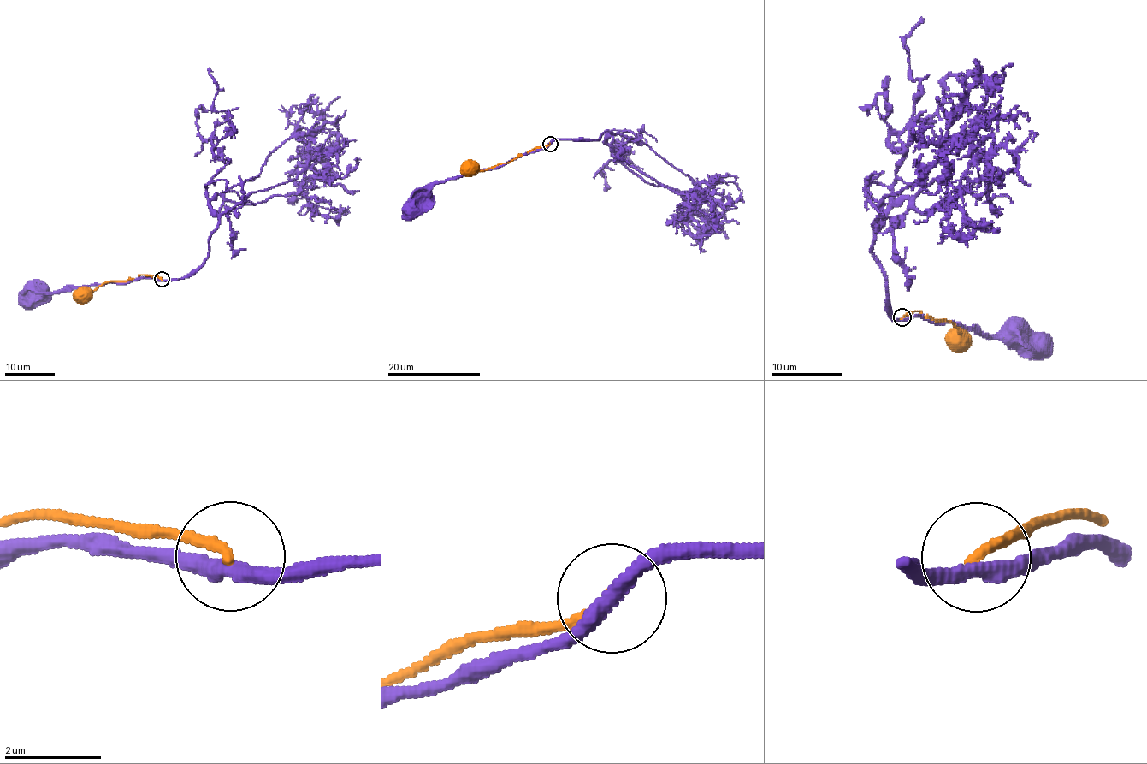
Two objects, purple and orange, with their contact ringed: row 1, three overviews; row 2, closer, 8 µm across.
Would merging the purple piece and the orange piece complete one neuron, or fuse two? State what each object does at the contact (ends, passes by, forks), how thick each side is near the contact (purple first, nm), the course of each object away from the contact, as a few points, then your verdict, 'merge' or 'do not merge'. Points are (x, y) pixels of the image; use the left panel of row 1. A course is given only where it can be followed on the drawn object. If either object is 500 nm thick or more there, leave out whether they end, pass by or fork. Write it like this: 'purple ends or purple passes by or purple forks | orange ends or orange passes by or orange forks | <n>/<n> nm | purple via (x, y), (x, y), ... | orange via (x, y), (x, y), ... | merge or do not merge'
purple passes by | orange ends | 320/240 nm | purple via (161, 280), (137, 278), (127, 283), (85, 285), (44, 293), (40, 299), (31, 298), (28, 294), (27, 298) | orange via (161, 279), (140, 275), (127, 281), (106, 281), (87, 295), (80, 296) | do not merge

